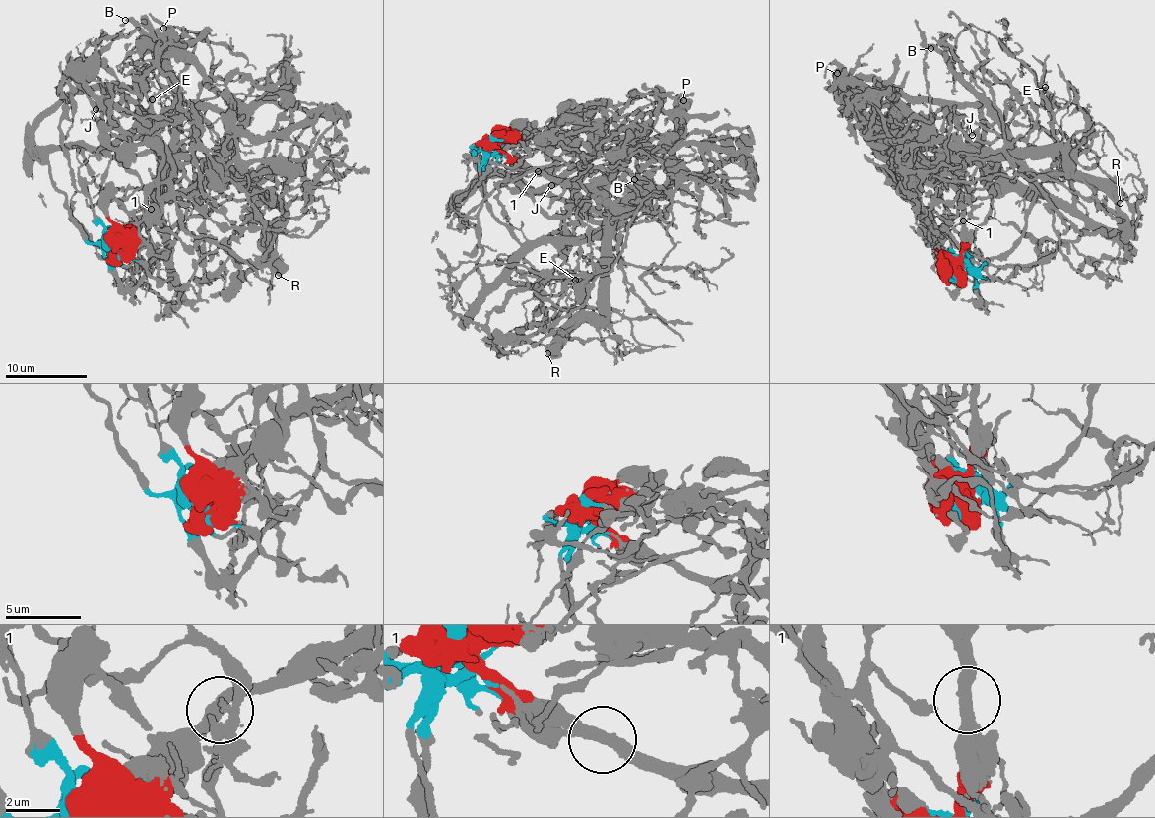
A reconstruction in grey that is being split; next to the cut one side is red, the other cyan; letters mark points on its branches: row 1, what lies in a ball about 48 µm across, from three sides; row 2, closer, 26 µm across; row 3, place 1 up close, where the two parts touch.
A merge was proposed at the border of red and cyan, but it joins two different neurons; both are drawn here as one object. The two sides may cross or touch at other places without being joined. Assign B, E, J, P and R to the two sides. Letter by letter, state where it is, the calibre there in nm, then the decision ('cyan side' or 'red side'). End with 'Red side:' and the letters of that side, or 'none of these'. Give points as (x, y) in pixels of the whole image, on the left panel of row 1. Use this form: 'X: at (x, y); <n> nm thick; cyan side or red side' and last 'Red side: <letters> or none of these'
B: at (125, 20); 480 nm thick; cyan side
E: at (152, 99); 420 nm thick; cyan side
J: at (96, 109); 400 nm thick; cyan side
P: at (163, 28); 700 nm thick; red side
R: at (278, 275); 550 nm thick; red side
Red side: P, R

